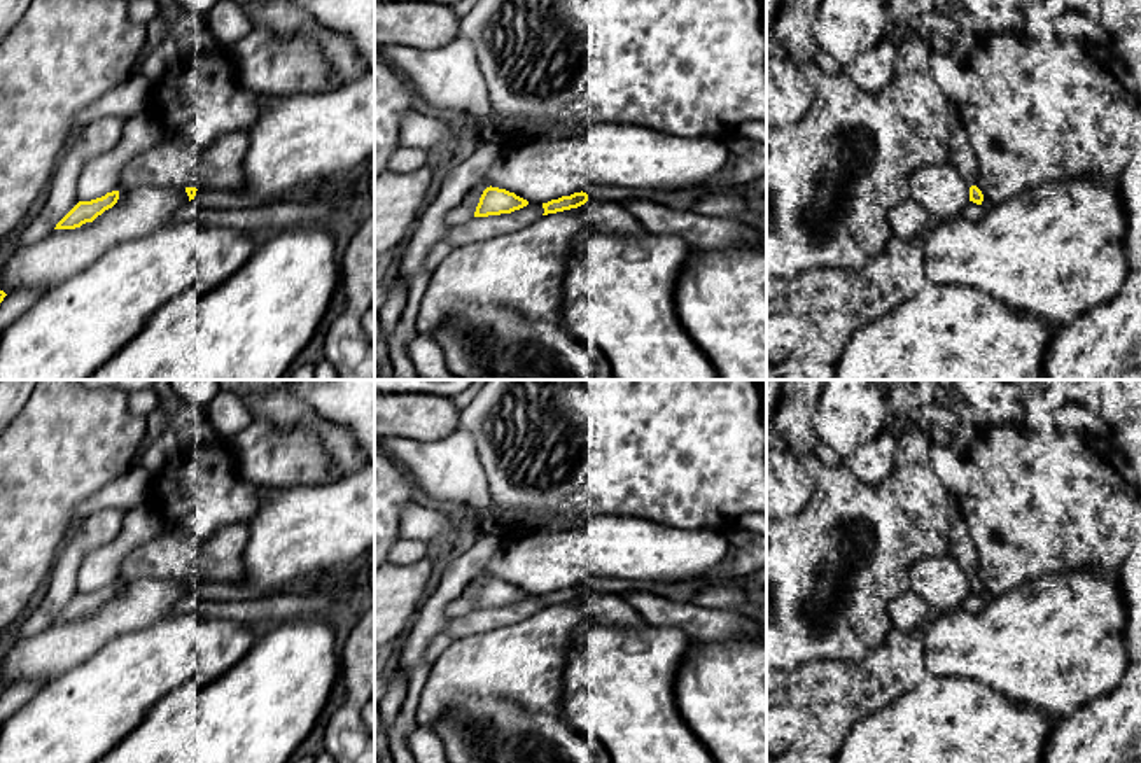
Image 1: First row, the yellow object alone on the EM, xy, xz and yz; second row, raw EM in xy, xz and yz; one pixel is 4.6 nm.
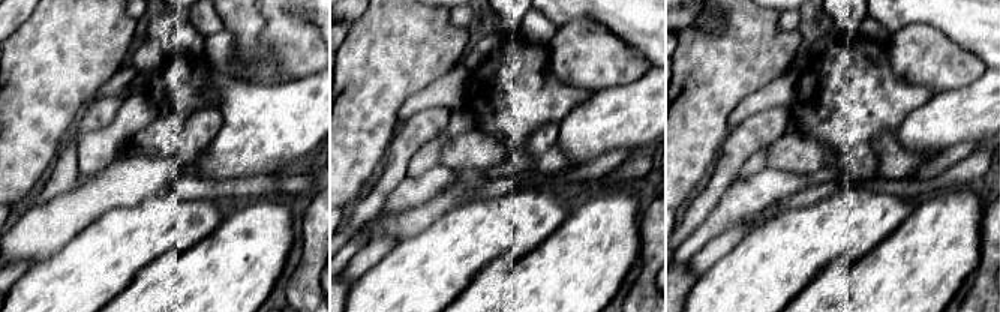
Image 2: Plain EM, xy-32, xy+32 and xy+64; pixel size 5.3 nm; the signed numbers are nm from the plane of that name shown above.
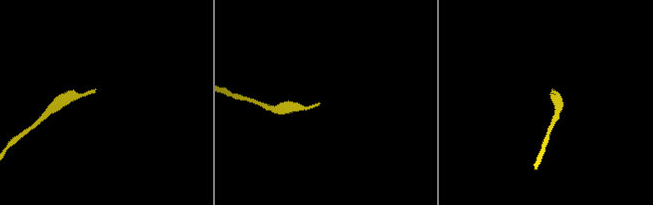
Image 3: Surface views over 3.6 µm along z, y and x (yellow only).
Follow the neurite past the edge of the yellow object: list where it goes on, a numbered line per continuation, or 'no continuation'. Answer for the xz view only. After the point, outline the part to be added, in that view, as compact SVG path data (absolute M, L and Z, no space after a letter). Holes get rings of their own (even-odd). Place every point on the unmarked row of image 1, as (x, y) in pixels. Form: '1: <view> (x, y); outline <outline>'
1: xz (685, 590); outline M592 576L586 579L588 592L606 592L623 597L626 592L648 592L674 602L691 602L705 586L698 581L654 584L649 581L625 581L620 578Z

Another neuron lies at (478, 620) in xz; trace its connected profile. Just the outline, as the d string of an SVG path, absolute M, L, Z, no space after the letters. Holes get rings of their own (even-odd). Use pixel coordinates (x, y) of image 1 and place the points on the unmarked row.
M528 595L527 598L511 606L472 609L466 616L453 618L446 626L446 634L455 640L474 634L483 634L488 628L508 626L511 623L527 620L542 609L544 600L539 595Z

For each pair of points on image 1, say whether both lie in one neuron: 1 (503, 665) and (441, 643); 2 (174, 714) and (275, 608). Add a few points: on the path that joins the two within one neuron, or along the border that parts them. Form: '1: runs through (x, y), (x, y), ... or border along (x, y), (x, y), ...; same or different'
1: border along (454, 641), (429, 667); different
2: border along (305, 616), (294, 616), (265, 627); different

